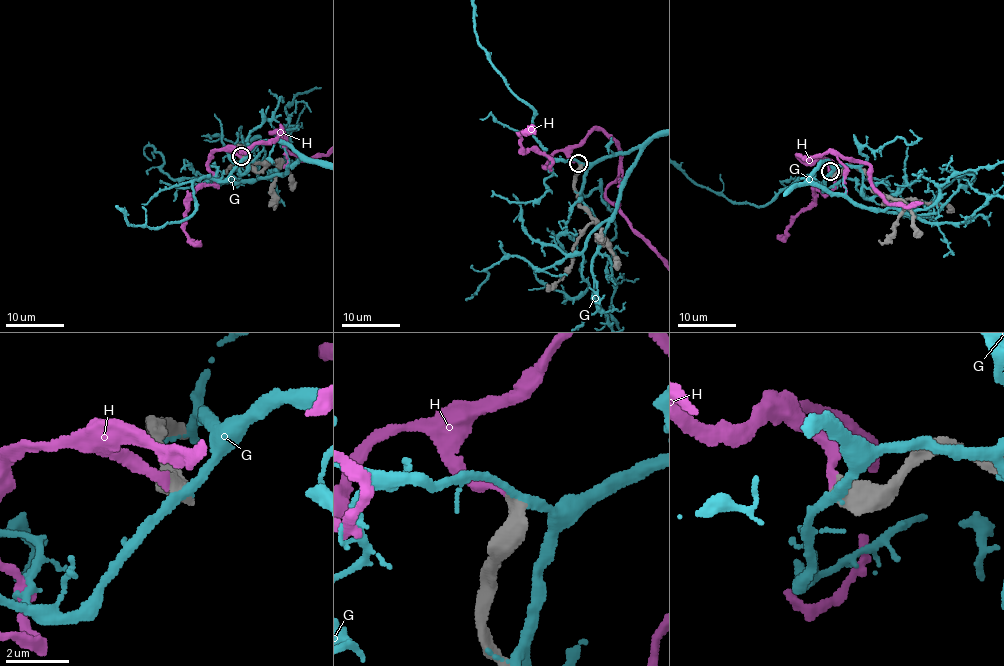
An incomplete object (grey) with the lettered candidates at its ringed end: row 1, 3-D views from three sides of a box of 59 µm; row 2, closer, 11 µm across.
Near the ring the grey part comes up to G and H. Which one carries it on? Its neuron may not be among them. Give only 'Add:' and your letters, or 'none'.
Add: H

